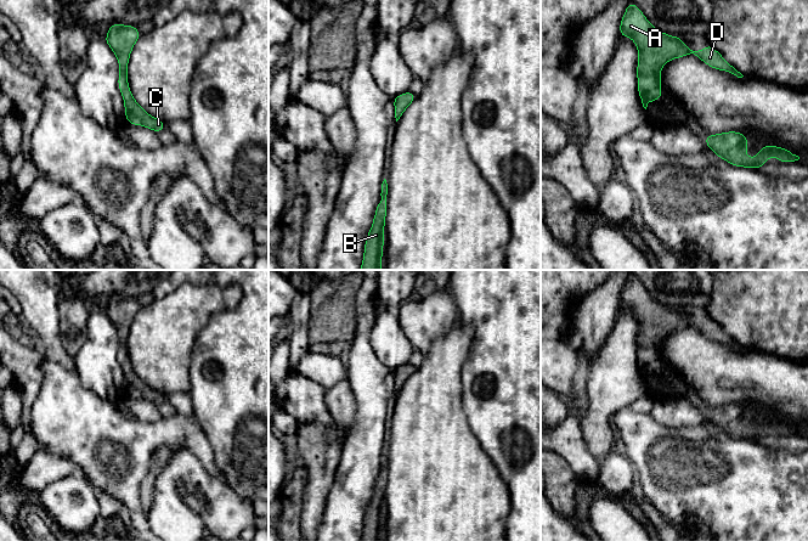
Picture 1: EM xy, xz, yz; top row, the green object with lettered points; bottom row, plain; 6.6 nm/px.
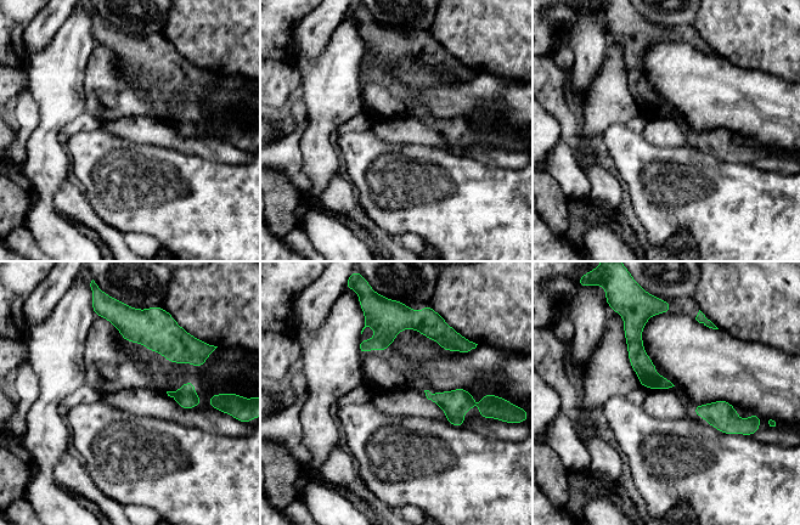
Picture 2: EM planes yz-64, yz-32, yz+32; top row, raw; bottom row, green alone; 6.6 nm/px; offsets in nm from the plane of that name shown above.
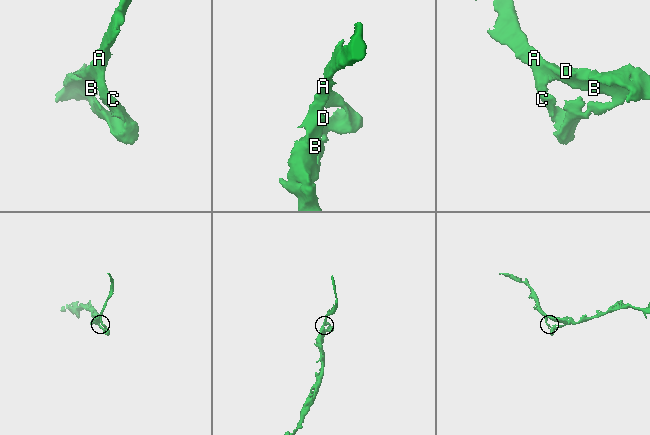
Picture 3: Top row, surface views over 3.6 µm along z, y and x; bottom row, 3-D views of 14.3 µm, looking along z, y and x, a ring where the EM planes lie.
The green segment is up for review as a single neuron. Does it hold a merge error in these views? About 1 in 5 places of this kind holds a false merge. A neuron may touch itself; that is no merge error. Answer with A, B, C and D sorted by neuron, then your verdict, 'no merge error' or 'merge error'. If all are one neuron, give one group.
groups A B C D; no merge error

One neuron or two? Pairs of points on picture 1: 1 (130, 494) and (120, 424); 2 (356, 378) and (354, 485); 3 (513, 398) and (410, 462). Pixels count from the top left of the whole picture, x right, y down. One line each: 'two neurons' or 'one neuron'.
1: one neuron
2: one neuron
3: two neurons

